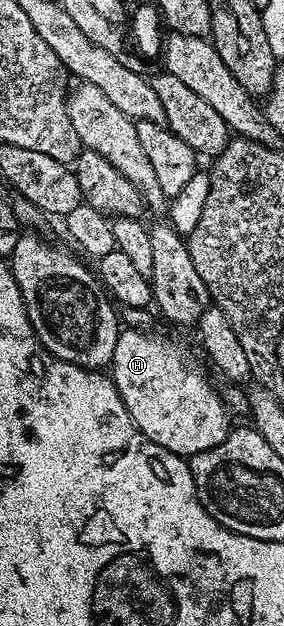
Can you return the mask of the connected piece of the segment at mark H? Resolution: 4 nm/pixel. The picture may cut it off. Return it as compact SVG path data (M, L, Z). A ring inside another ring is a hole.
M144 328L121 329L110 363L112 383L118 388L122 404L126 404L126 412L130 412L134 424L147 438L154 440L154 444L181 456L206 452L206 448L222 444L230 429L230 411L220 399L219 389L215 385L212 387L194 367L188 366L174 343L148 333L152 332Z

